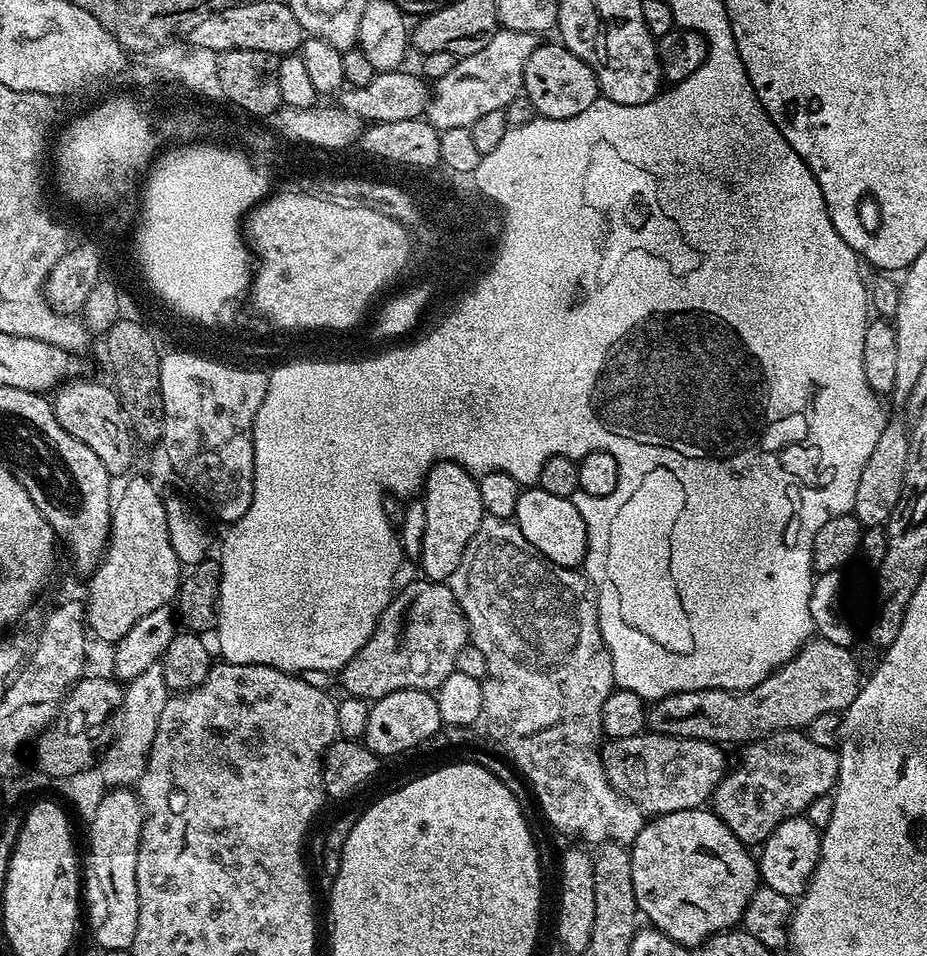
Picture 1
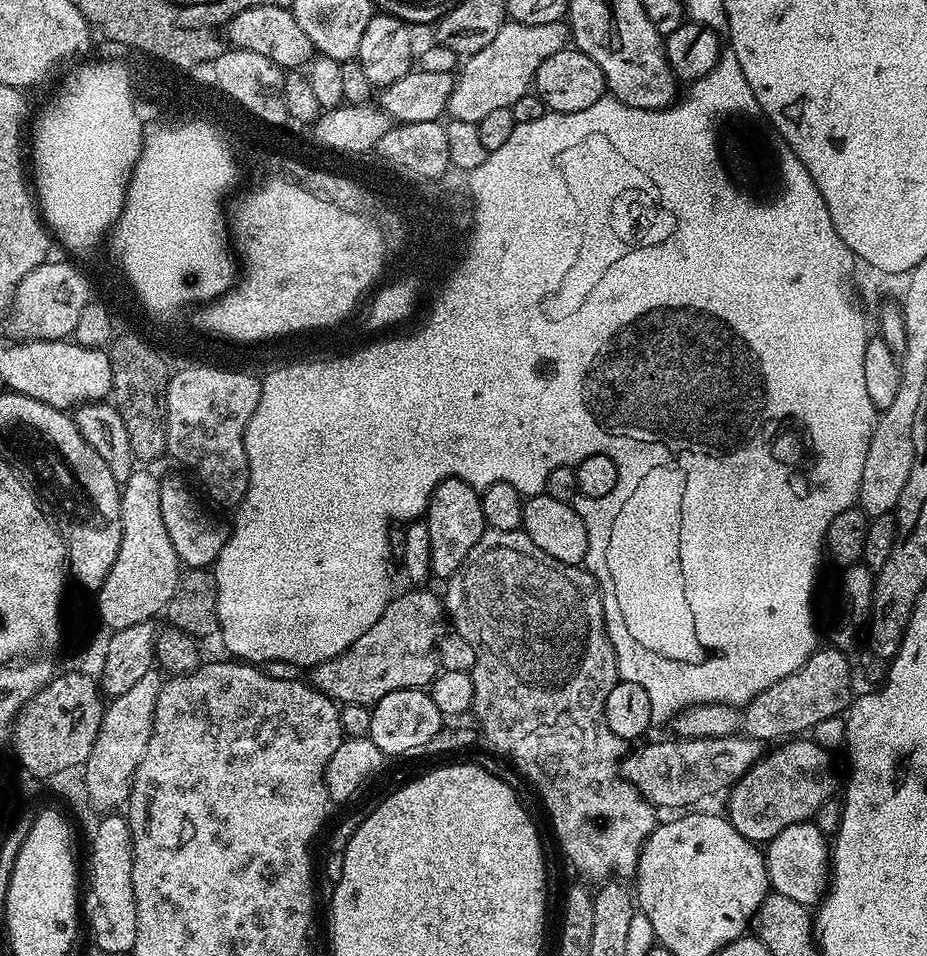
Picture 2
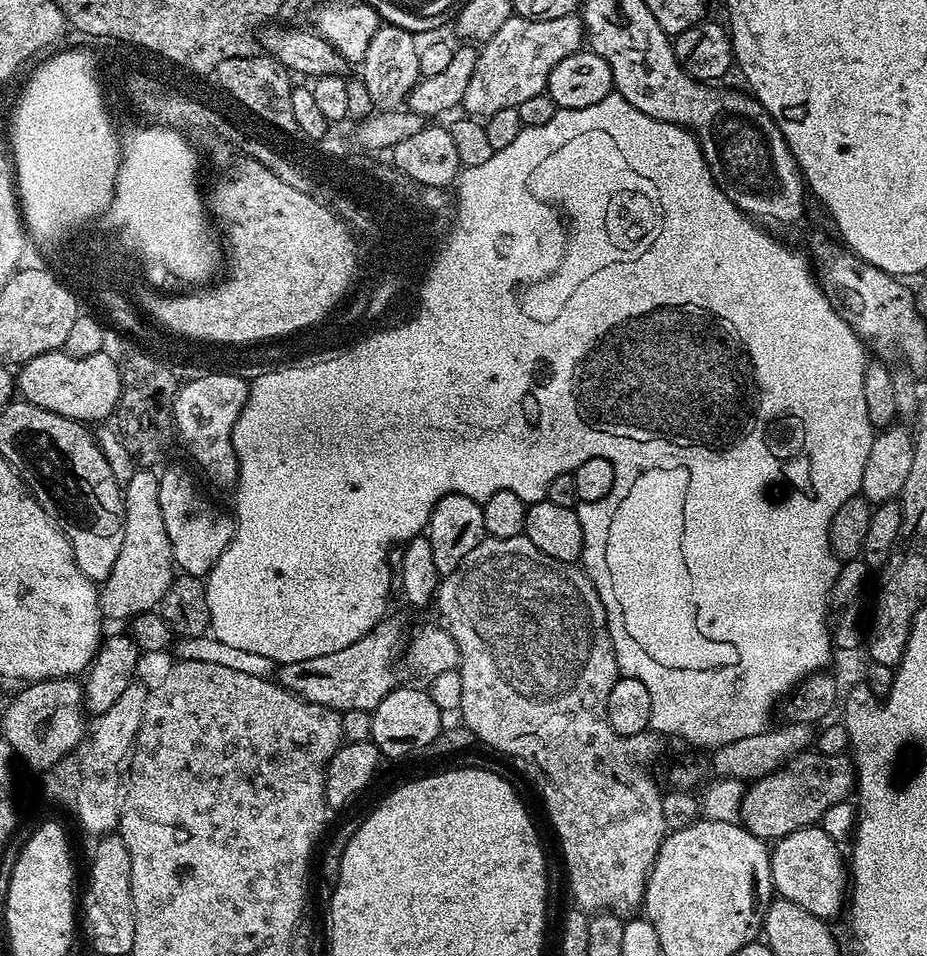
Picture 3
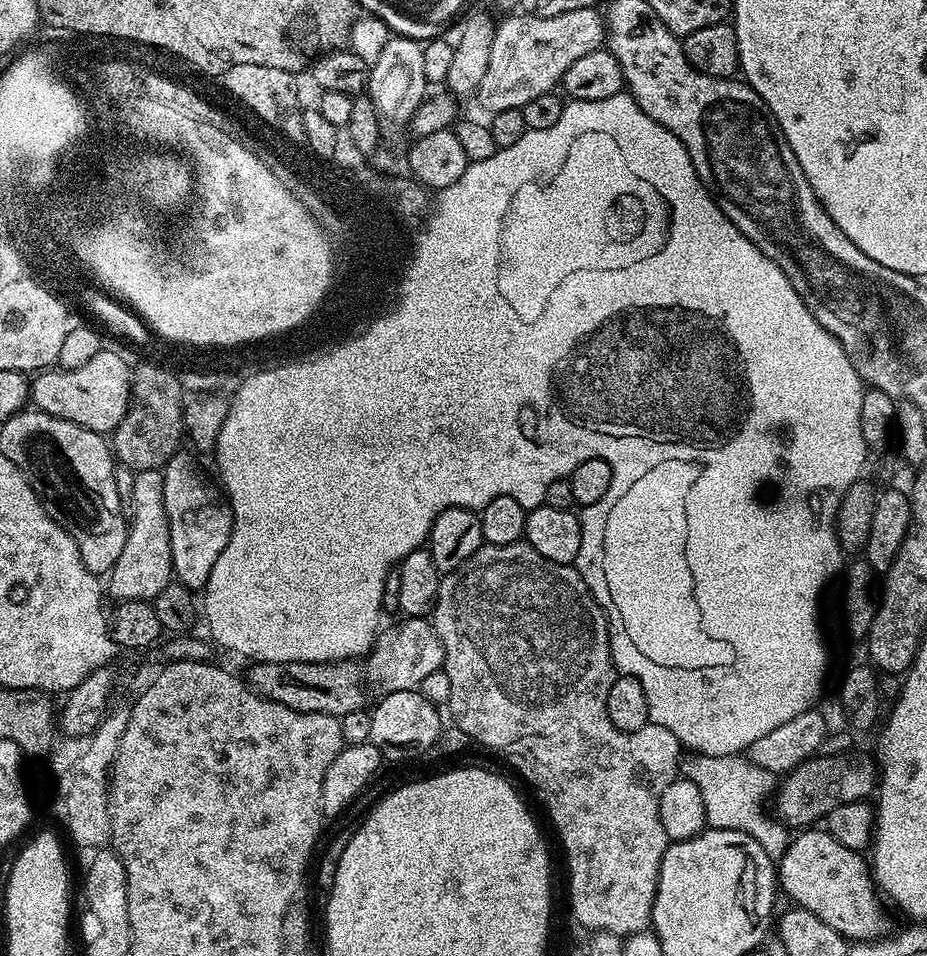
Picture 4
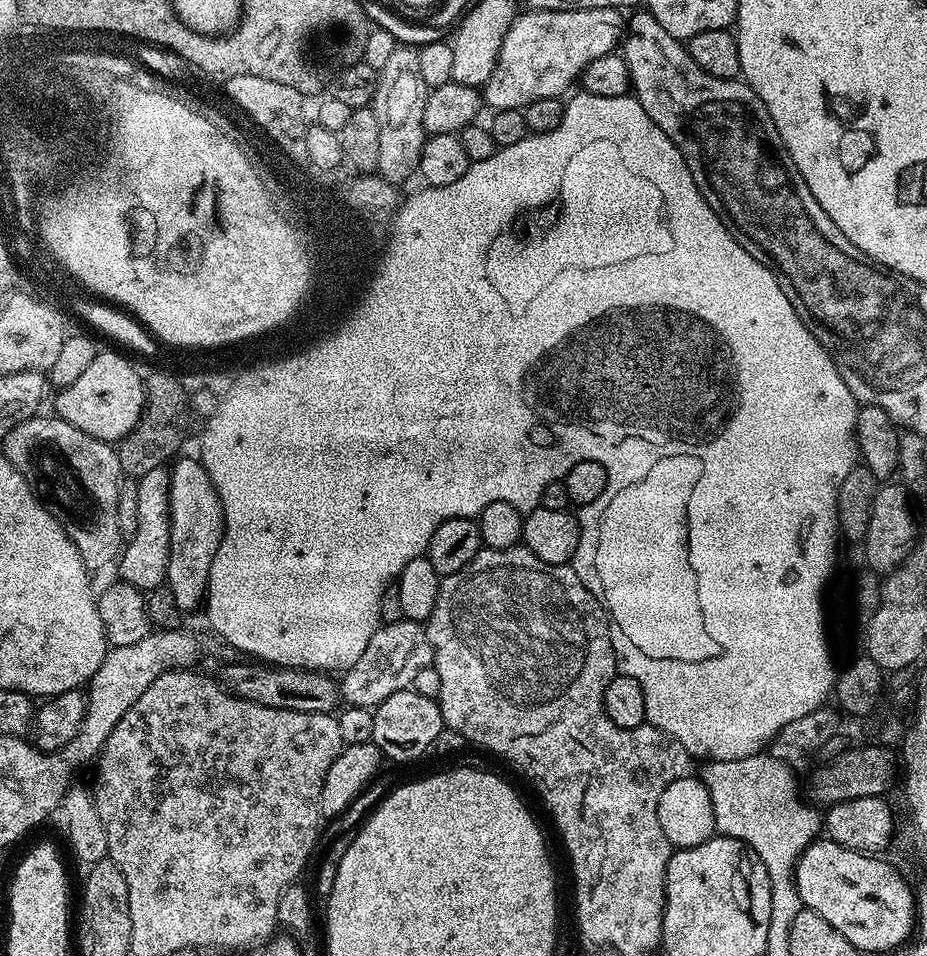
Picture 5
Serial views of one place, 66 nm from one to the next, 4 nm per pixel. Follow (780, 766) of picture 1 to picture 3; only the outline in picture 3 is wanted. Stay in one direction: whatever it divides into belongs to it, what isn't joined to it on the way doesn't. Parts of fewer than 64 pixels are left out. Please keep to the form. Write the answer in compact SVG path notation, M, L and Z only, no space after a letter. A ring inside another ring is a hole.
M817 750L797 752L794 759L783 764L778 770L766 774L761 780L751 781L744 789L740 802L739 823L759 840L775 842L790 834L796 828L813 827L834 802L848 800L856 786L856 766L847 755L828 755Z

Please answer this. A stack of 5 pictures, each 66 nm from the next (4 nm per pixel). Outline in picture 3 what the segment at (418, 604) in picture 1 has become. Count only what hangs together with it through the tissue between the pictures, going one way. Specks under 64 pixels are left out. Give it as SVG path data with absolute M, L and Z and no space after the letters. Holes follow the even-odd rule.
M380 620L370 631L356 642L345 646L337 653L319 655L305 661L279 665L278 683L295 696L318 706L333 708L338 713L350 710L373 712L397 687L396 659L401 659L406 644L406 631L396 620Z

